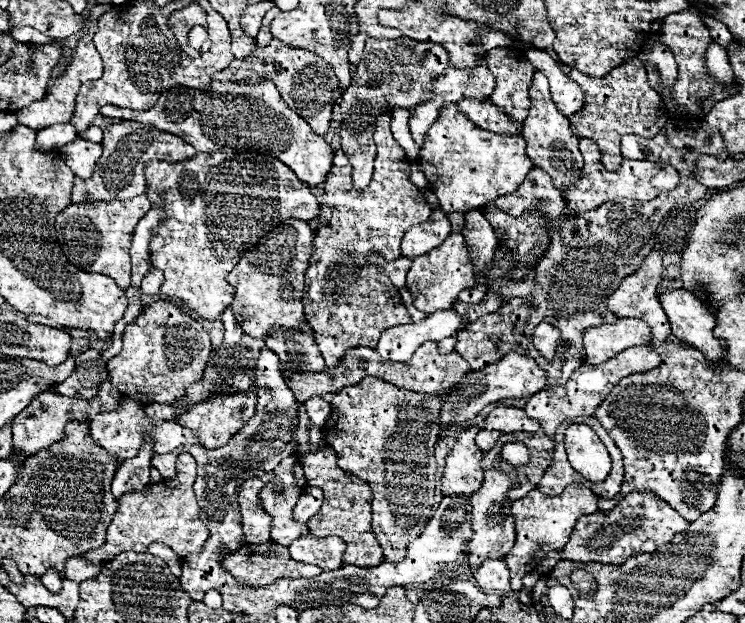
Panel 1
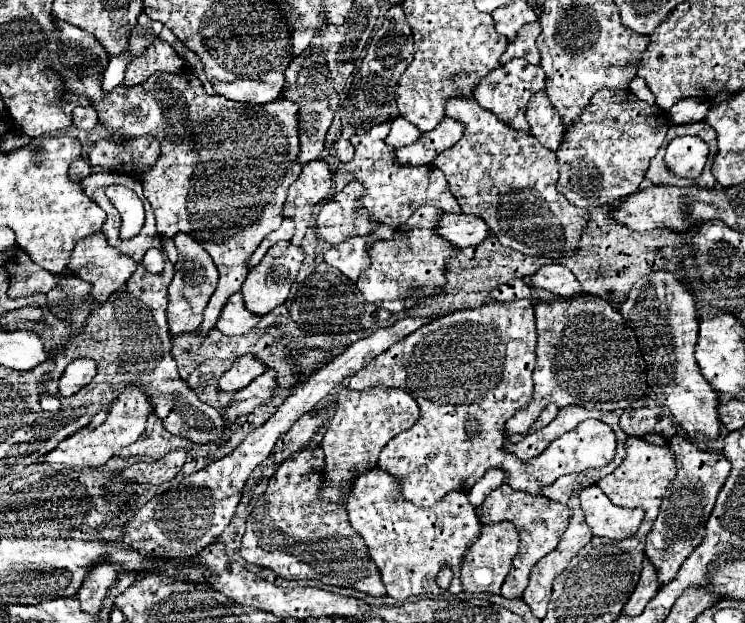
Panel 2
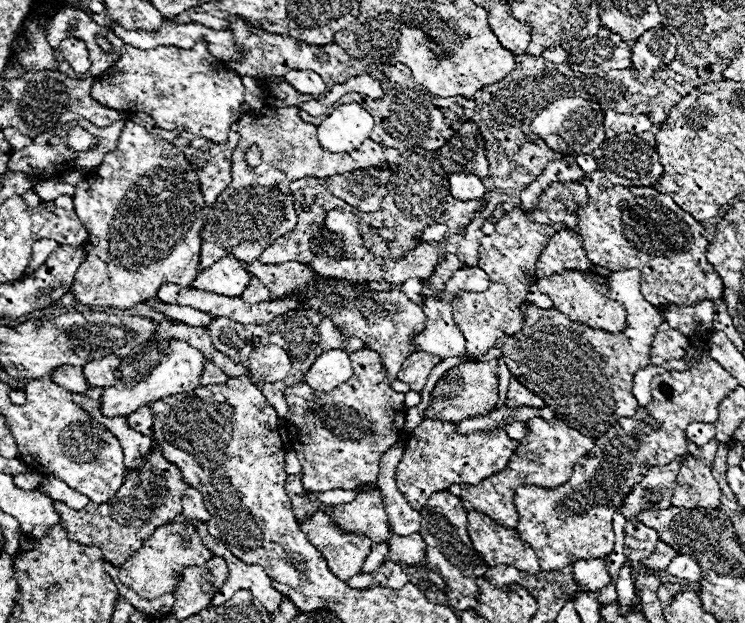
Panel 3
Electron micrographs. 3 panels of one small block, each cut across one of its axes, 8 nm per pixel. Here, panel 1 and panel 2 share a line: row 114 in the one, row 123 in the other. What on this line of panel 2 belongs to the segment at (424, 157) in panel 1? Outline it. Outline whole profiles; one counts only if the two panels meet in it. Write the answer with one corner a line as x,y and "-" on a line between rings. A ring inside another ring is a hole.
444,118
432,132
424,132
418,142
404,146
394,152
398,162
406,166
422,166
422,164
432,164
434,158
452,148
464,134
462,122
454,118

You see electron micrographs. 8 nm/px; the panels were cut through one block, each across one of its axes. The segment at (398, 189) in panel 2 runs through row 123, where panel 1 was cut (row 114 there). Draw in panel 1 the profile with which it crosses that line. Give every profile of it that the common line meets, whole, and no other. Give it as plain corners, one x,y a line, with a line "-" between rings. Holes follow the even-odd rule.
382,114
376,122
374,140
378,146
376,162
374,162
374,176
366,190
354,190
350,182
350,174
346,174
344,160
332,160
332,170
324,182
324,194
320,198
320,224
316,228
314,238
314,254
310,258
310,266
306,270
306,288
302,296
306,320
310,328
314,330
314,338
318,342
318,348
326,360
326,368
332,372
336,364
342,360
344,352
356,346
370,346
374,348
378,344
380,334
386,328
410,324
412,318
406,310
406,306
400,300
400,290
390,282
390,278
378,270
368,270
364,258
372,248
382,252
382,256
392,262
400,258
400,242
408,228
418,226
426,222
432,214
432,208
426,204
426,198
422,192
408,180
410,174
410,160
406,158
406,152
398,146
398,142
392,138
390,132
390,114

